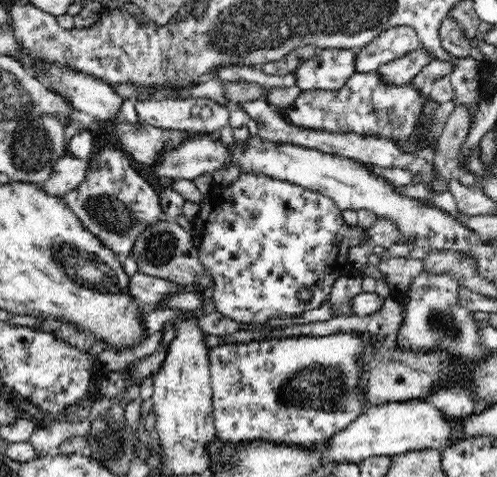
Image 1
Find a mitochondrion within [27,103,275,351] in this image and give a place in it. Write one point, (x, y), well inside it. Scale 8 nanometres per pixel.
(88, 269)

